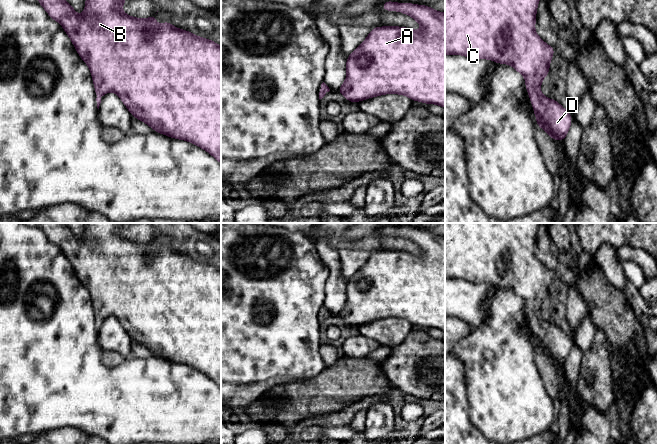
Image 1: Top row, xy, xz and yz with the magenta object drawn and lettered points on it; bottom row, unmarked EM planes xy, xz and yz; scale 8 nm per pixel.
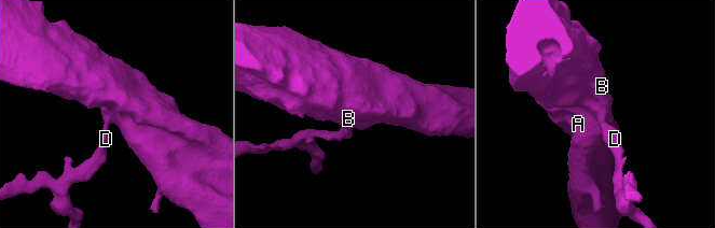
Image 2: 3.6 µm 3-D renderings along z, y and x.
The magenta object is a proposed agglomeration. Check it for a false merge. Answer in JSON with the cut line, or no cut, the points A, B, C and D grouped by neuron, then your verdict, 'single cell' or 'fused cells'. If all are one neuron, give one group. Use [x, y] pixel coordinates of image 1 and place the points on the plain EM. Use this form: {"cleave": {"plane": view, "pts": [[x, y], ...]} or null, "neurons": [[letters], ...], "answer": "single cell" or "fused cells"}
{"cleave": null, "neurons": [["A", "B", "C", "D"]], "answer": "single cell"}

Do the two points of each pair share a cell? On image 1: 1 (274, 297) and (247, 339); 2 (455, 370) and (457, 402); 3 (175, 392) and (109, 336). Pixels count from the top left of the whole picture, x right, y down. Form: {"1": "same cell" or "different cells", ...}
{"1": "same cell", "2": "same cell", "3": "different cells"}

